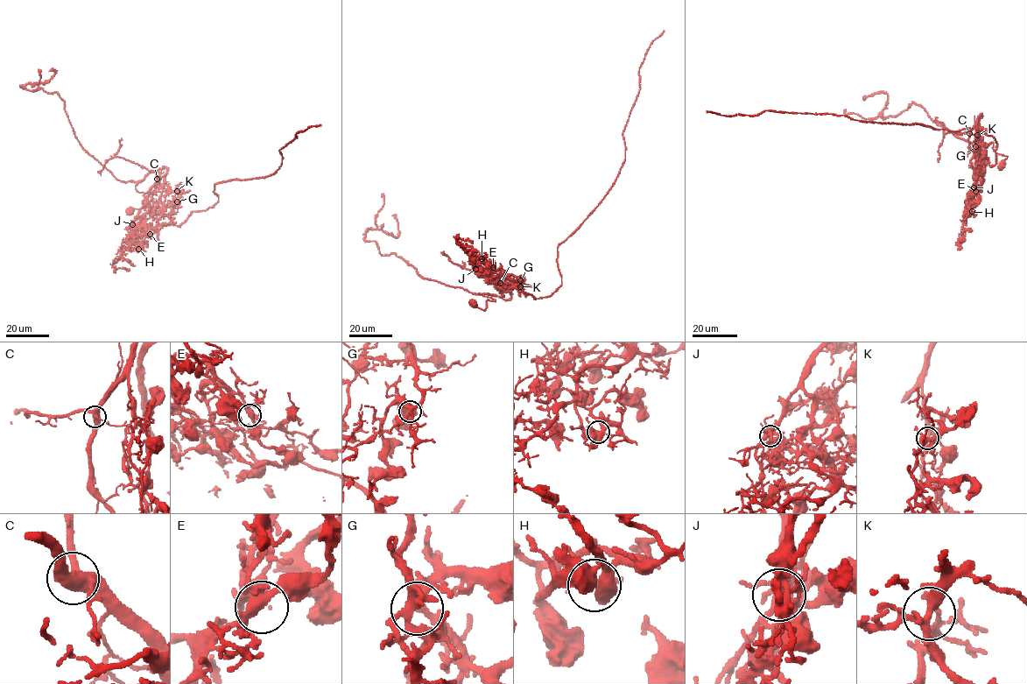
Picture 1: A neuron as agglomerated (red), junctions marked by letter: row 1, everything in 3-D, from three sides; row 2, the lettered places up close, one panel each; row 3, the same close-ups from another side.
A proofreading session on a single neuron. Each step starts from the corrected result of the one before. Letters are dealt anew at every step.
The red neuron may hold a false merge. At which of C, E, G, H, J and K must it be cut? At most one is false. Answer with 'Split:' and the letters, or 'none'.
Split: J

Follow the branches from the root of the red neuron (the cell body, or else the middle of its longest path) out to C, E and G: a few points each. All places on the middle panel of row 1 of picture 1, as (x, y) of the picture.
C: (472, 302), (484, 310), (486, 300), (495, 300), (480, 292), (508, 299), (509, 292), (500, 283)
E: (472, 302), (484, 310), (486, 300), (495, 300), (480, 292), (511, 297), (488, 274), (493, 267)
G: (472, 302), (484, 310), (486, 300), (495, 300), (480, 292), (508, 299), (507, 287), (519, 286), (520, 280)

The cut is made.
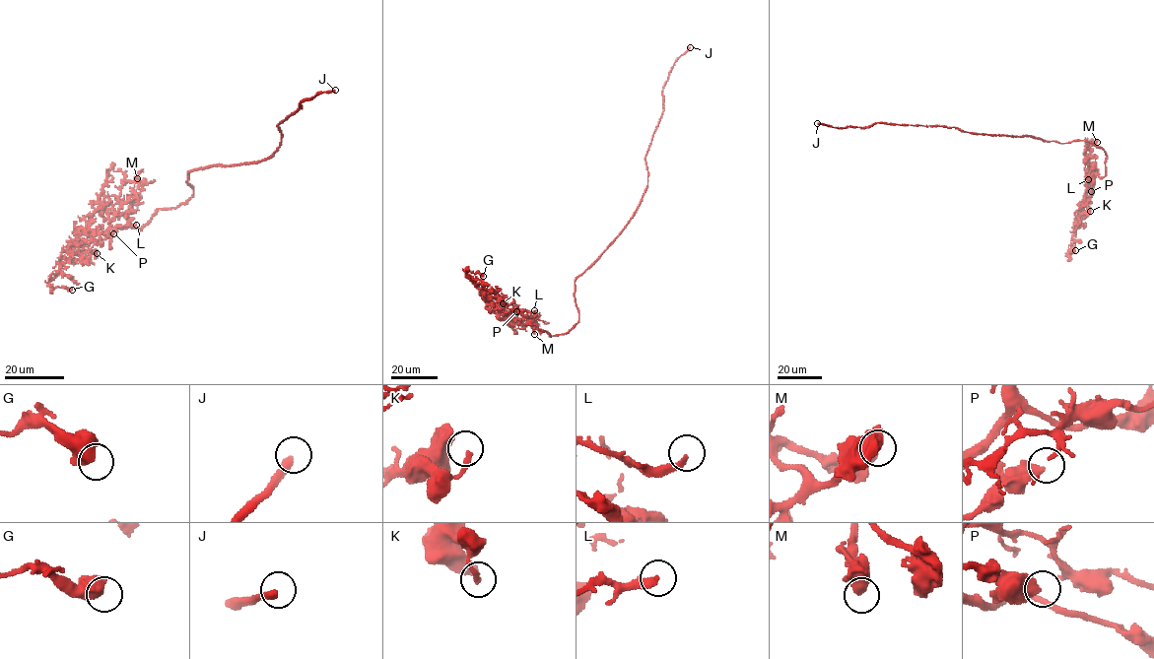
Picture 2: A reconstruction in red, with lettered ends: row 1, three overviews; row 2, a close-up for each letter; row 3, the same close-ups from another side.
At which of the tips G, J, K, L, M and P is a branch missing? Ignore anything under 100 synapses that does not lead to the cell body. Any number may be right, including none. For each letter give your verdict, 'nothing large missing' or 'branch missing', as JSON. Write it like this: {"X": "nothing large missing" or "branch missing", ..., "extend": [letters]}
{"G": "nothing large missing", "J": "branch missing", "K": "nothing large missing", "L": "nothing large missing", "M": "nothing large missing", "P": "nothing large missing", "extend": ["J"]}

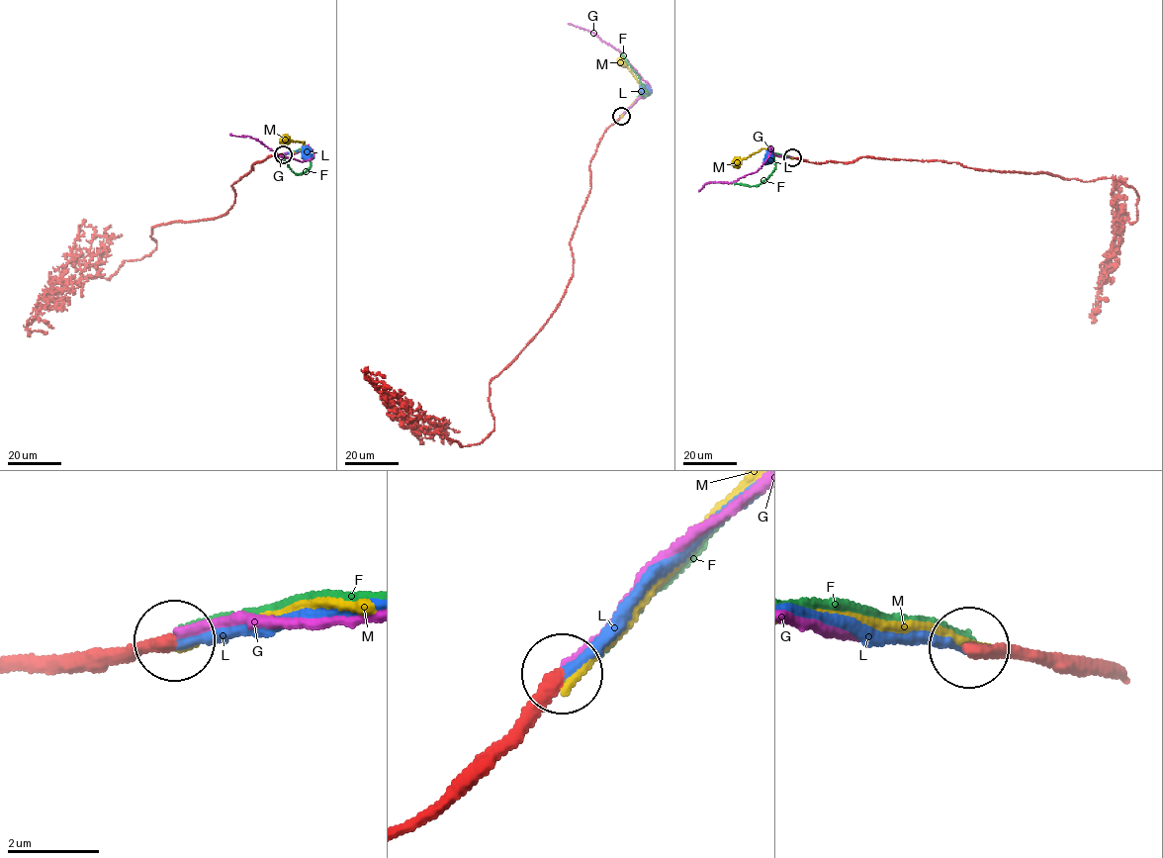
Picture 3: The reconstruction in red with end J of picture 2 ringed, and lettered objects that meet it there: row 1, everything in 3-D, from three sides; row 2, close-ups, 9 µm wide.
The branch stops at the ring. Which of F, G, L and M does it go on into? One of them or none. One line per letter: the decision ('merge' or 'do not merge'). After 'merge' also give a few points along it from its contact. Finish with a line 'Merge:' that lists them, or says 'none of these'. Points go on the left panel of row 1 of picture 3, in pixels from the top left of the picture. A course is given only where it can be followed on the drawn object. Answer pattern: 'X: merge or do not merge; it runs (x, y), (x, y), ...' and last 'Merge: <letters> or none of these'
F: do not merge
G: do not merge
L: merge; it runs (283, 153), (302, 149), (307, 153)
M: do not merge
Merge: L

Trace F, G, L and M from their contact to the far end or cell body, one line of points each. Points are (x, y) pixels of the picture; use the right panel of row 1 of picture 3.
F: (792, 157), (770, 154), (775, 168), (759, 184), (735, 184)
G: (791, 157), (773, 153), (769, 147), (769, 156), (756, 172), (731, 183), (708, 182), (698, 190)
L: (792, 157), (772, 153), (769, 156)
M: (792, 157), (774, 154), (761, 147), (737, 162)

